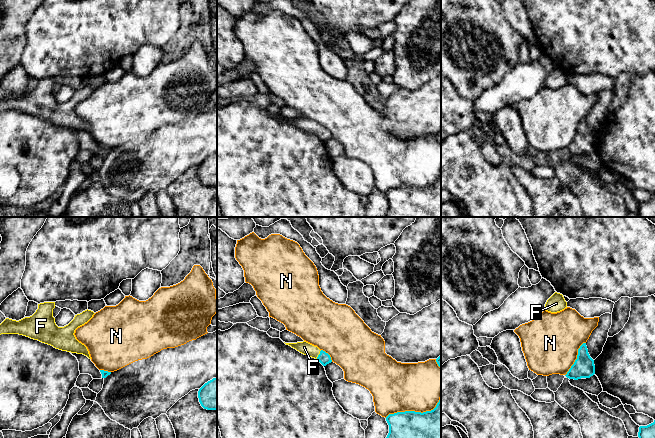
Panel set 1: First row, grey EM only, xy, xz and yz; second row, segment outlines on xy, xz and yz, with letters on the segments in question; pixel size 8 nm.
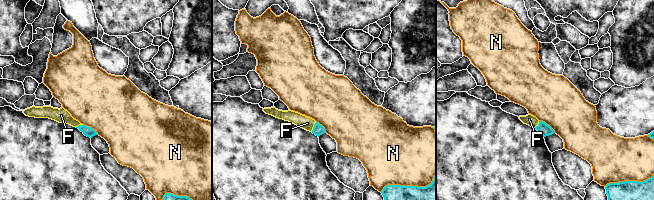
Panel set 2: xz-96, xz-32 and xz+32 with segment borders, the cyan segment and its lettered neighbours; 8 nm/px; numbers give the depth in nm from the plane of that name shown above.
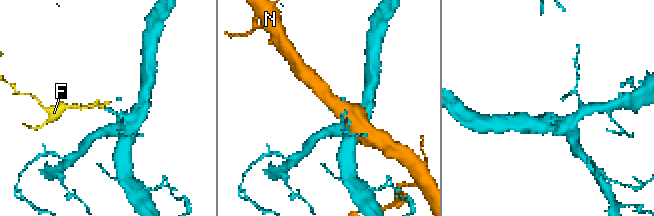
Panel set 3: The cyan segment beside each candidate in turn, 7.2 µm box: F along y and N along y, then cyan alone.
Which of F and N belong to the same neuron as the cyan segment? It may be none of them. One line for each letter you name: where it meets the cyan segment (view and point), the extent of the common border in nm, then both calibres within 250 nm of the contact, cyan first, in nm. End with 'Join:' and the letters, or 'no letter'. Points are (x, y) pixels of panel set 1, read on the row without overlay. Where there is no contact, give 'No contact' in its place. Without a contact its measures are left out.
F: Touches cyan at xz (319, 130). Shared border 80 nm. Thickness 100 nm (cyan) against 100 nm
Join: F

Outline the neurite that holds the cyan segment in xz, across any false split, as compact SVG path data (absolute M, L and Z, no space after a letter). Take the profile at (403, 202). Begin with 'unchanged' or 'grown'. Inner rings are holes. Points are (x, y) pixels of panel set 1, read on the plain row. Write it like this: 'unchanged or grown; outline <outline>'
unchanged; outline M441 173L431 187L405 187L386 193L389 209L385 217L441 217Z

